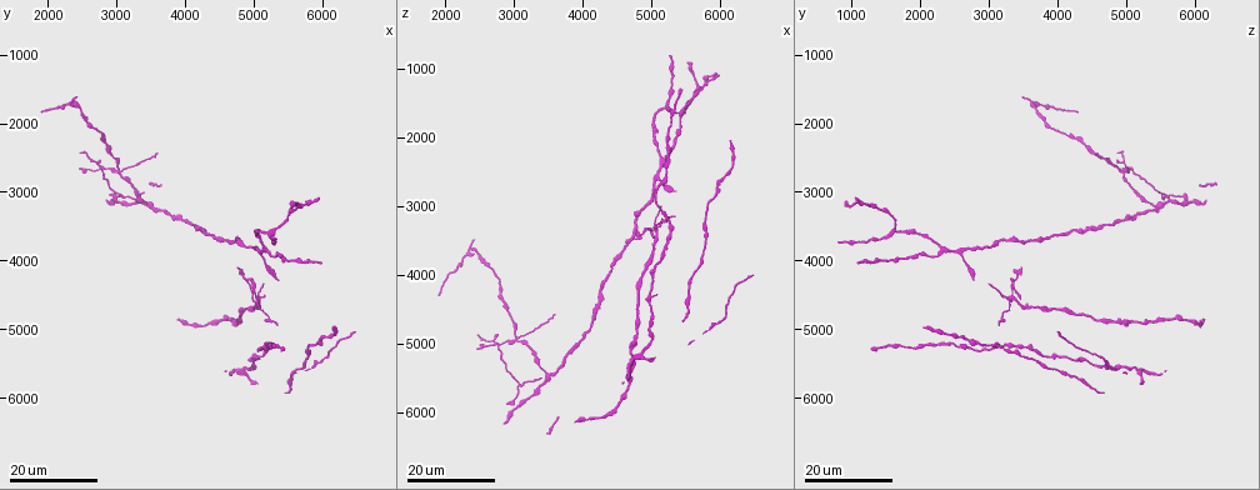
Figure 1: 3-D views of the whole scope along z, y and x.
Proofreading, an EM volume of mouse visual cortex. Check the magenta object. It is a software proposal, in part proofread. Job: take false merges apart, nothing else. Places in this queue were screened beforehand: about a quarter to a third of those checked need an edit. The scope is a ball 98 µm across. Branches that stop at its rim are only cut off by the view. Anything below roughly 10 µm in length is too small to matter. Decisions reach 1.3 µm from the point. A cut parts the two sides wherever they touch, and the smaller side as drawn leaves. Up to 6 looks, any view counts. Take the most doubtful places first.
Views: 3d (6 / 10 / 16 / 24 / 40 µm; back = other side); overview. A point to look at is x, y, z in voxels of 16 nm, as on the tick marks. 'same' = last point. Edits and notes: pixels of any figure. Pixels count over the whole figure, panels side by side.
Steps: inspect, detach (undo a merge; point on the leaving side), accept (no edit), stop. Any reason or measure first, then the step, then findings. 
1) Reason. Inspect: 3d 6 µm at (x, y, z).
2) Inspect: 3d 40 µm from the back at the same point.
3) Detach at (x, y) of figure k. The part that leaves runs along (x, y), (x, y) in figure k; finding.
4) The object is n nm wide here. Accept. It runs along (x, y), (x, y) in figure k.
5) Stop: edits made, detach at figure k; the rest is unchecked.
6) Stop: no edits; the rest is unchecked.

Four or more arms meet. Inspect: 3d 16 µm at (3050, 2700, 4950).

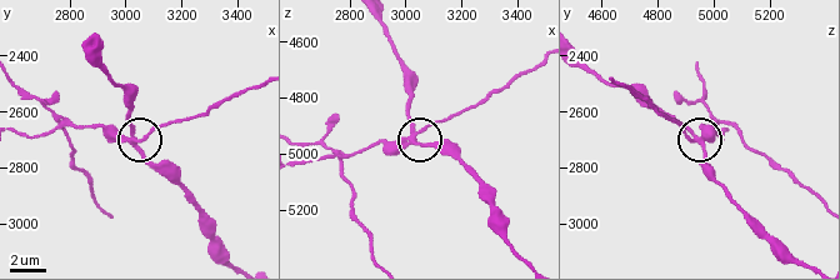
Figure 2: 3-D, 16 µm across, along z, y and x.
Inspect: 3d 10 µm at (3000, 2690, 4940).

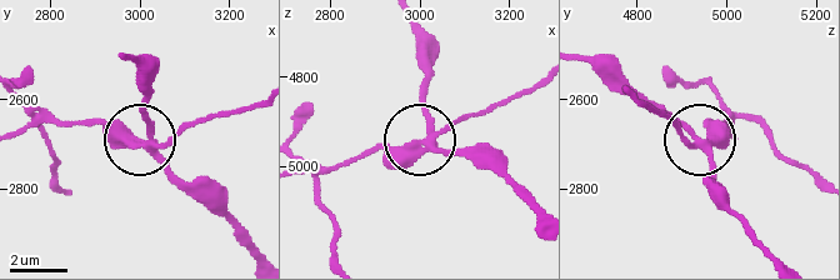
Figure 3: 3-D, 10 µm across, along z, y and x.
The object is 290 nm wide here. Detach at (391, 165) of figure 3. The part that leaves runs along (426, 145), (393, 145), (328, 174), (321, 203), (335, 253) in figure 3; a second neuron is stuck on.

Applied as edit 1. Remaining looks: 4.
Inspect: overview.

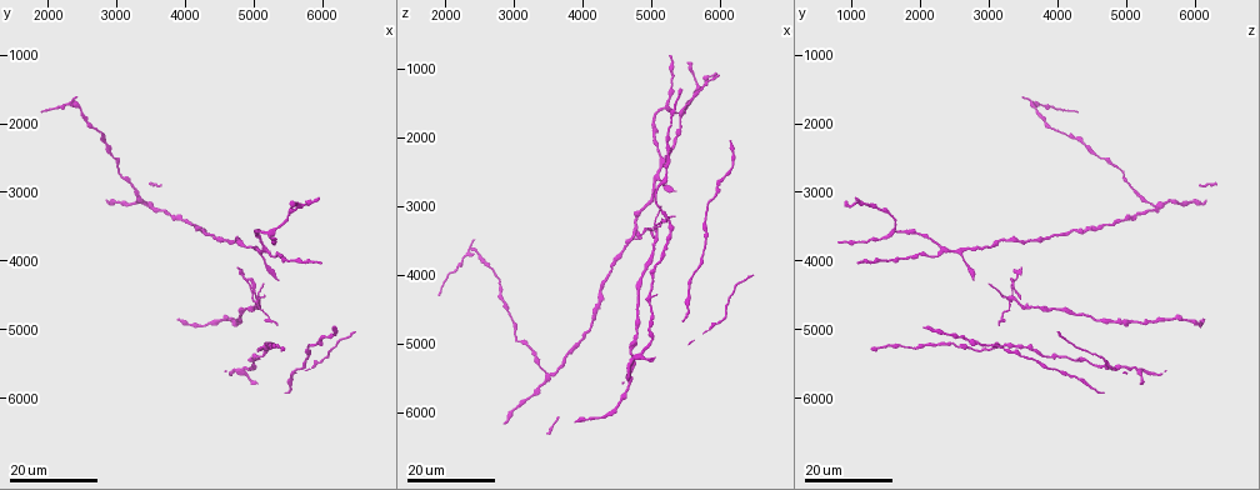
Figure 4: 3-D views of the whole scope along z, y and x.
Three arms meet. Inspect: 3d 16 µm at (5200, 3800, 2300).

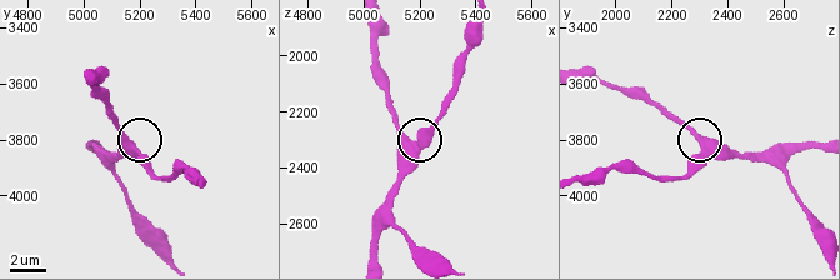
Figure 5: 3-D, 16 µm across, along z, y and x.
Inspect: 3d 10 µm at (5170, 3820, 2320).

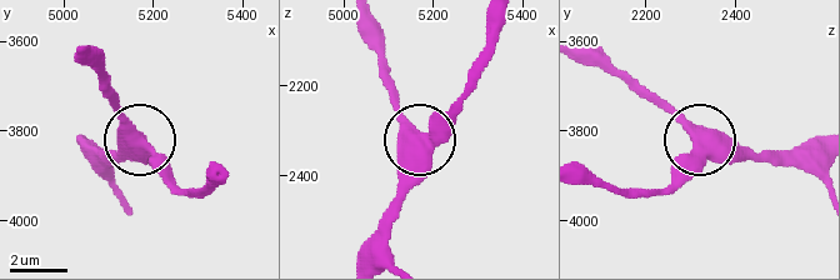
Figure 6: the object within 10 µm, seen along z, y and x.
The side arm is 27 µm long. Accept. It runs along (359, 258), (393, 200), (405, 158), (458, 103) in figure 6; one neuron here.

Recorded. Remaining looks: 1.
Stop: edits made, detach at figure 3; the rest is unchecked.

